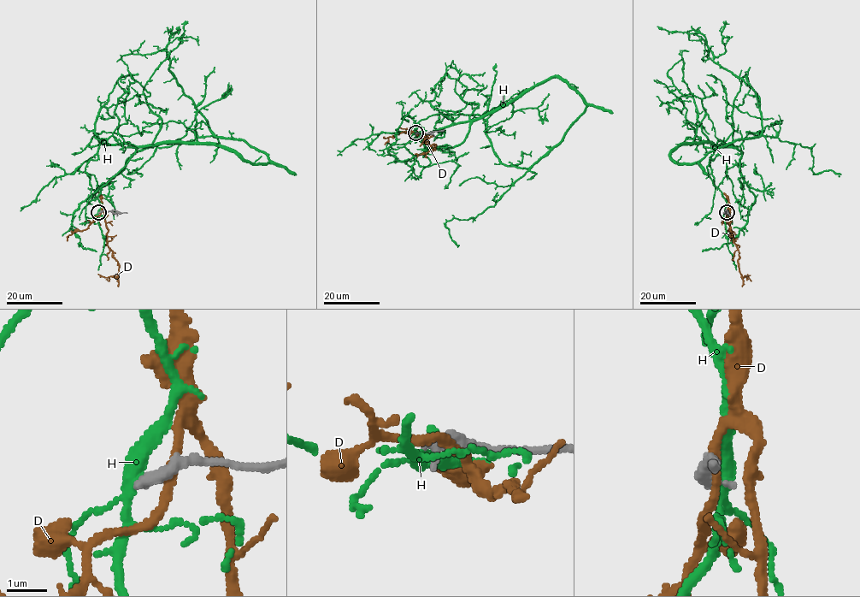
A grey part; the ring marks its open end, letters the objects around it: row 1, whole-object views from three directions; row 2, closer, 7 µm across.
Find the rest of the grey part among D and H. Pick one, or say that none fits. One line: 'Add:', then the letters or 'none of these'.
Add: none of these

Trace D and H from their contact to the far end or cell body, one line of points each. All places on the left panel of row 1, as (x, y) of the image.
D: (101, 210), (103, 209), (108, 230), (107, 245), (117, 262), (119, 273), (116, 276), (108, 277), (97, 274)
H: (98, 213), (100, 189), (138, 147), (212, 143), (268, 161), (214, 134), (183, 91), (167, 51), (179, 26)

